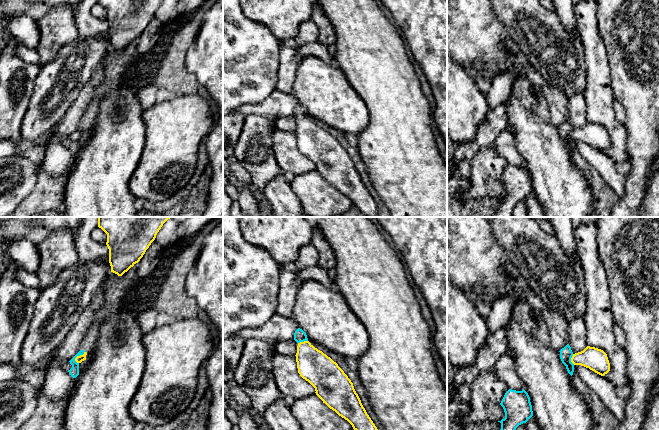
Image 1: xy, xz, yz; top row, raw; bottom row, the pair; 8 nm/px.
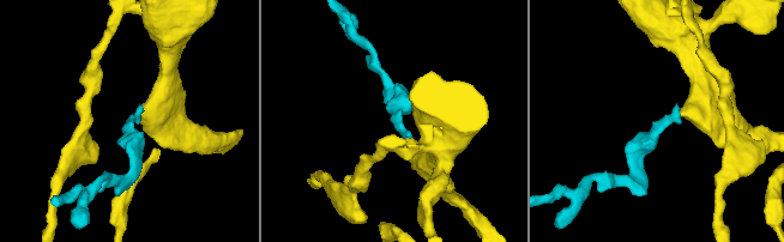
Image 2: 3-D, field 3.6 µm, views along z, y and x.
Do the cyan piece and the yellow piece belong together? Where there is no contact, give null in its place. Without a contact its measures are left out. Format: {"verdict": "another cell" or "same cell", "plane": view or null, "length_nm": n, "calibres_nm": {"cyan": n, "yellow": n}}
{"verdict": "same cell", "plane": "xy", "length_nm": 120, "calibres_nm": {"cyan": 80, "yellow": 60}}

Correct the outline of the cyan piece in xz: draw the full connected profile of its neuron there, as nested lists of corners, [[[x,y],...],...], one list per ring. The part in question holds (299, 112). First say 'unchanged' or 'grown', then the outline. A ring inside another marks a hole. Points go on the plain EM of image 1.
grown | [[[302,105],[295,107],[294,116],[298,119],[295,132],[300,152],[315,164],[316,171],[323,179],[347,196],[362,214],[377,217],[378,205],[344,147],[315,124]]]

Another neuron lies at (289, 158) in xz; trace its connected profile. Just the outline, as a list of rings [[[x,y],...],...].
[[[276,129],[272,133],[272,147],[282,172],[295,175],[315,170],[315,164],[298,149],[296,132]]]

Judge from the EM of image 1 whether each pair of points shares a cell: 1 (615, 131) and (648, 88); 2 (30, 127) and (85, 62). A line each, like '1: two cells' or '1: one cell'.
1: two cells
2: one cell

